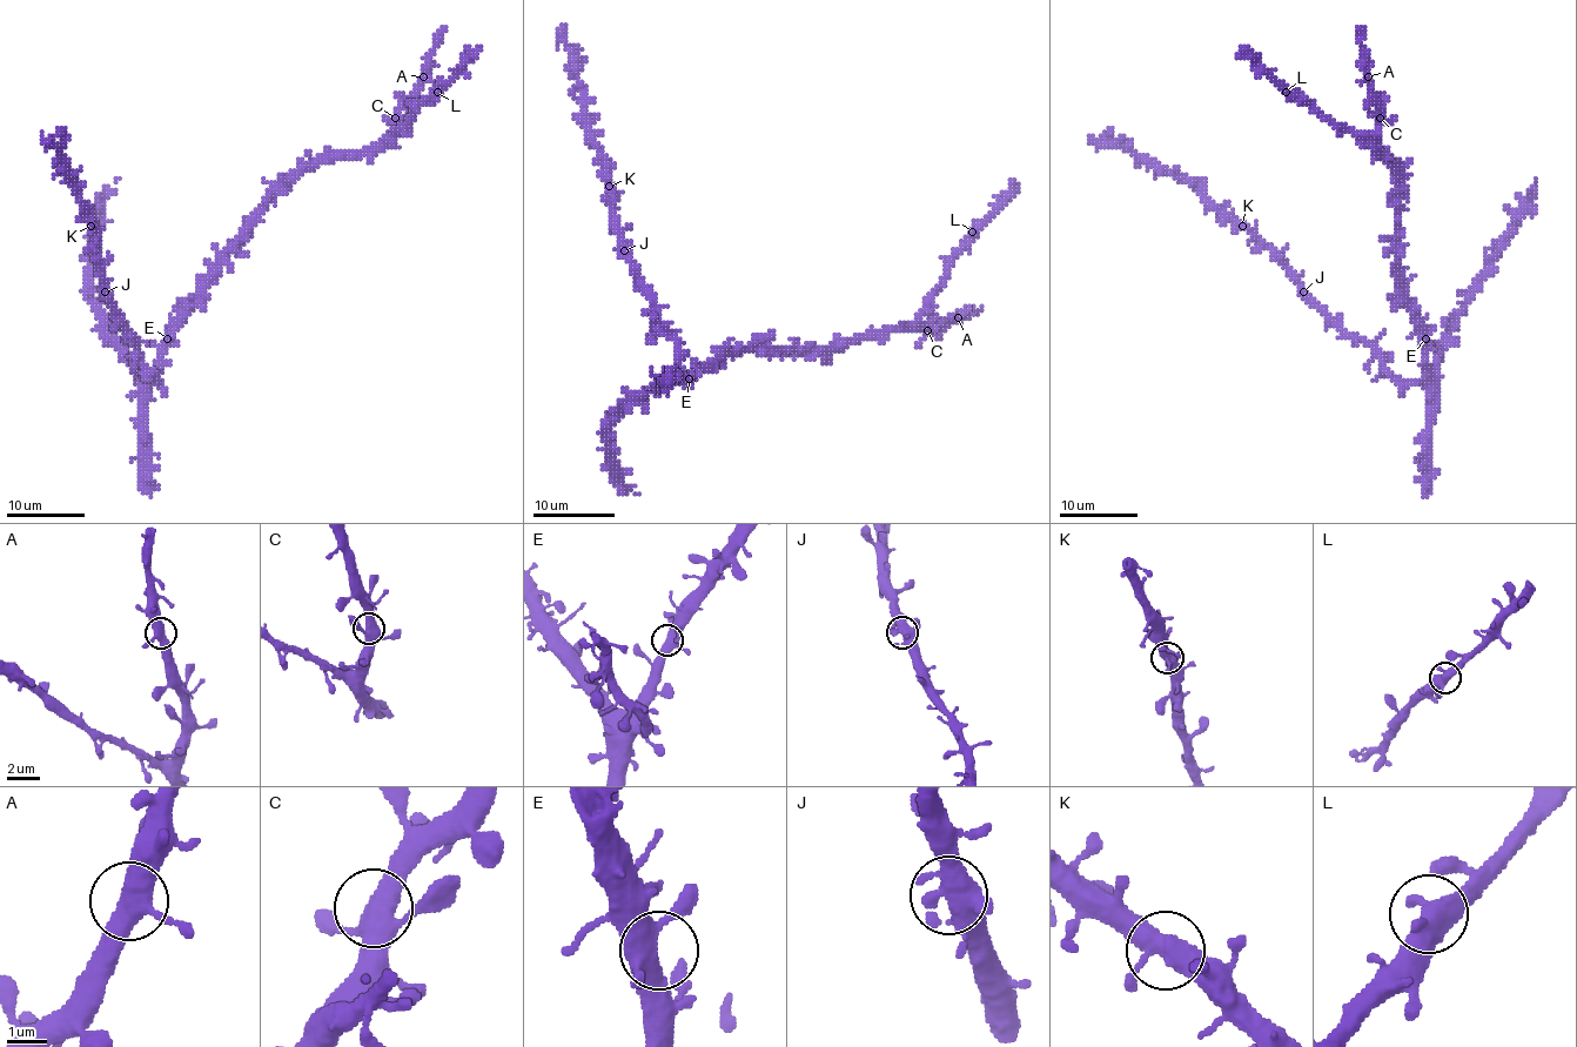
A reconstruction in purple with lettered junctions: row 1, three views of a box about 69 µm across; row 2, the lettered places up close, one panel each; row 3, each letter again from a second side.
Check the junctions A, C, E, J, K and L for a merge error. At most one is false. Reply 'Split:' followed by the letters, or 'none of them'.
Split: none of them

